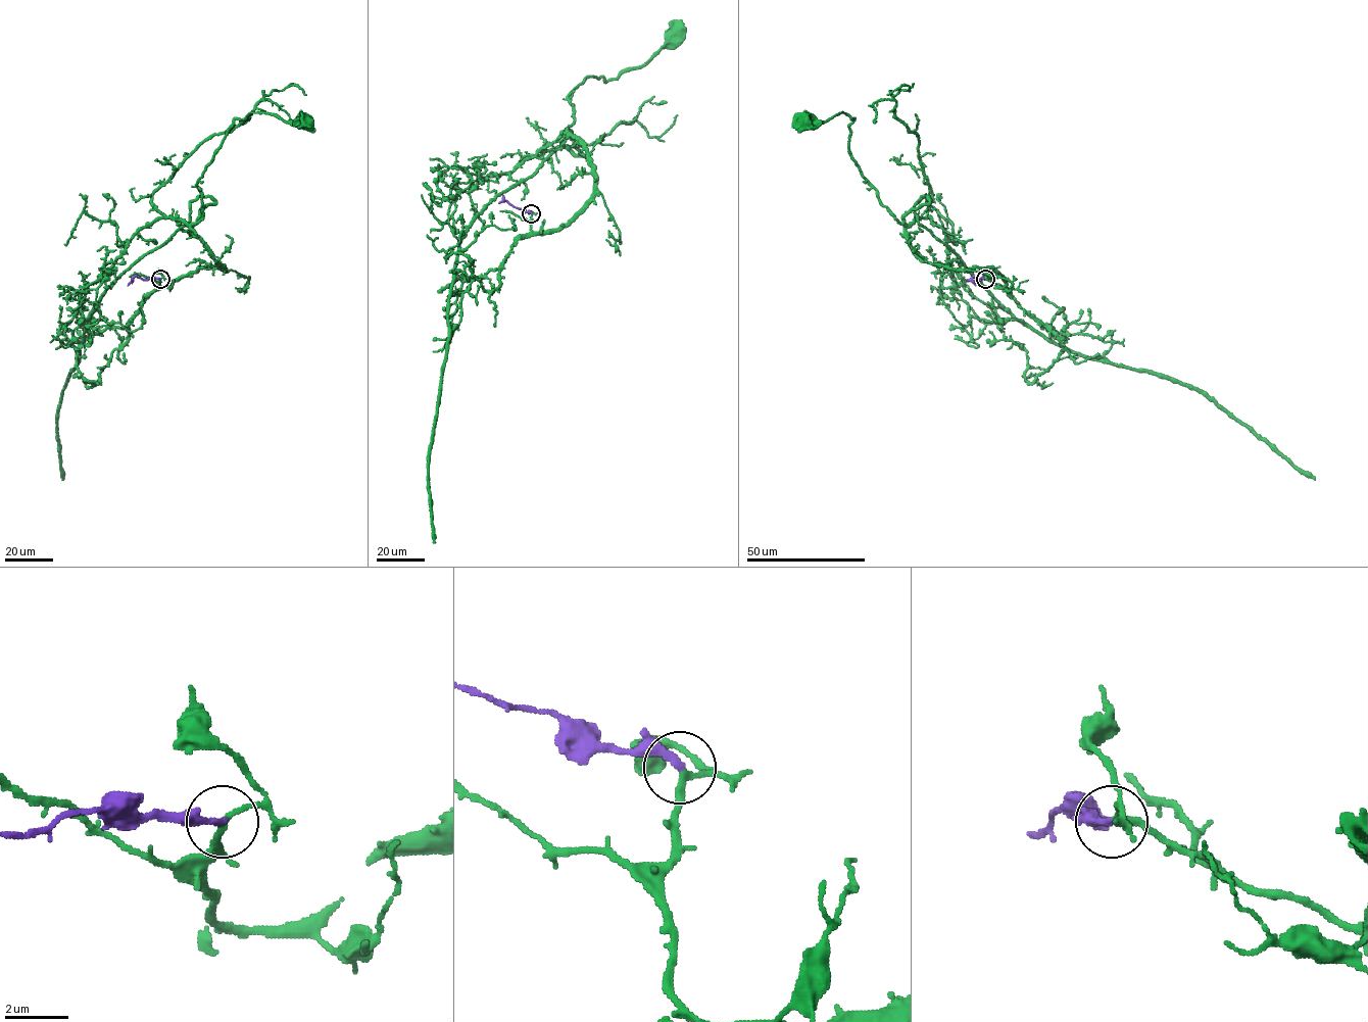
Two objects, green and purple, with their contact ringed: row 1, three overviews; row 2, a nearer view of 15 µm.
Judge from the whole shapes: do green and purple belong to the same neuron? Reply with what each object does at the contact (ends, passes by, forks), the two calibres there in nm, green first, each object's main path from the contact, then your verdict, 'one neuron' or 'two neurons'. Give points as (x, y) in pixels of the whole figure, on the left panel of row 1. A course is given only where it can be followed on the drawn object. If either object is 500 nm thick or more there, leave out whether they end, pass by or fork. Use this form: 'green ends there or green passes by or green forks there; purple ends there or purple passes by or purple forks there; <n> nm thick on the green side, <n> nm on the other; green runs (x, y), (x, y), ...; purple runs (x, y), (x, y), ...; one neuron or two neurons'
green passes by; purple ends there; 170 nm thick on the green side, 220 nm on the other; green runs (160, 279), (224, 269), (191, 228), (203, 214), (197, 182), (234, 119), (304, 123); purple runs (160, 279), (142, 279), (135, 276), (128, 285); one neuron

